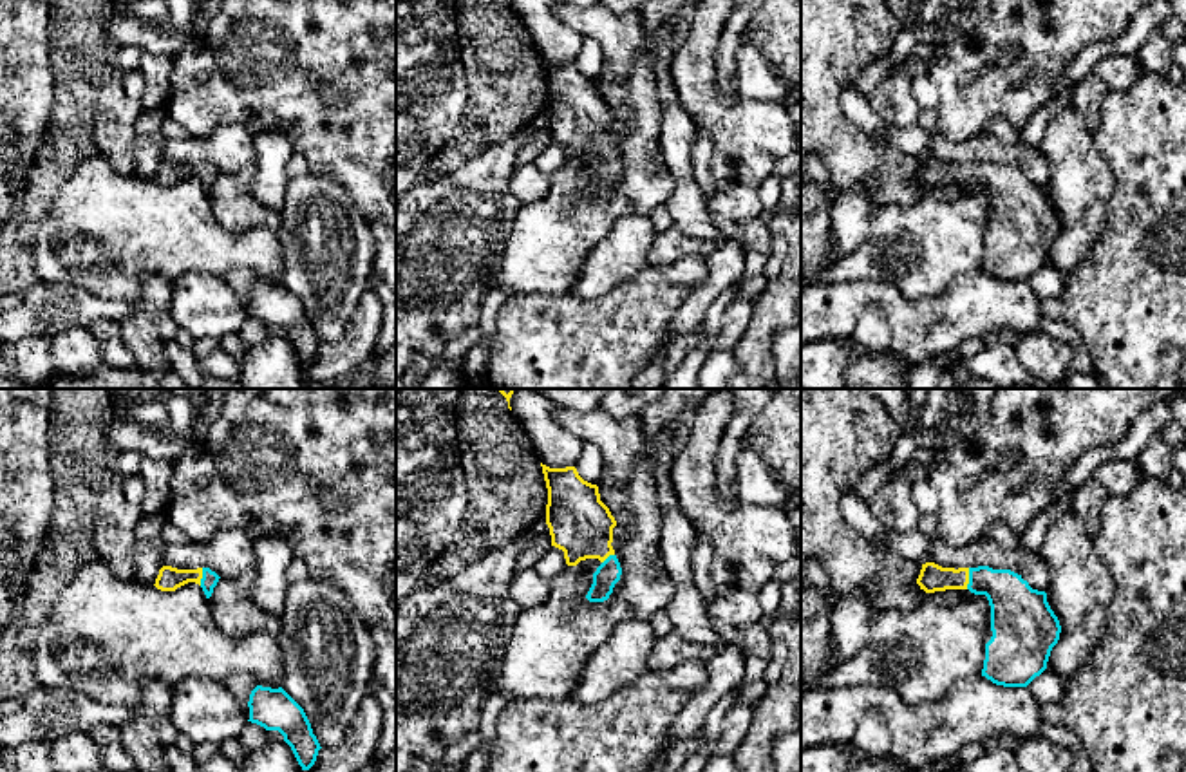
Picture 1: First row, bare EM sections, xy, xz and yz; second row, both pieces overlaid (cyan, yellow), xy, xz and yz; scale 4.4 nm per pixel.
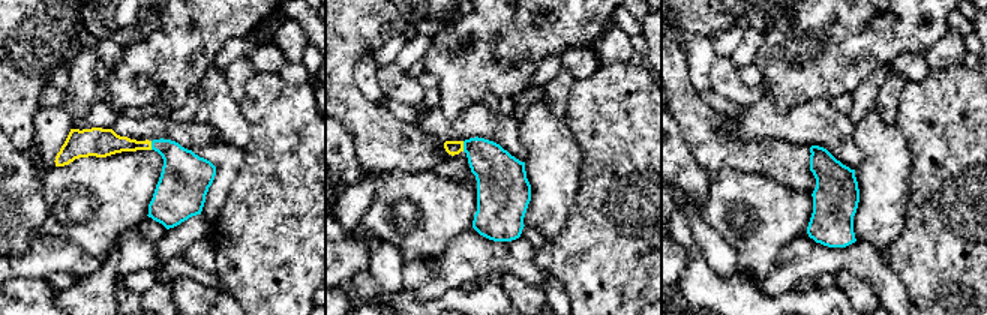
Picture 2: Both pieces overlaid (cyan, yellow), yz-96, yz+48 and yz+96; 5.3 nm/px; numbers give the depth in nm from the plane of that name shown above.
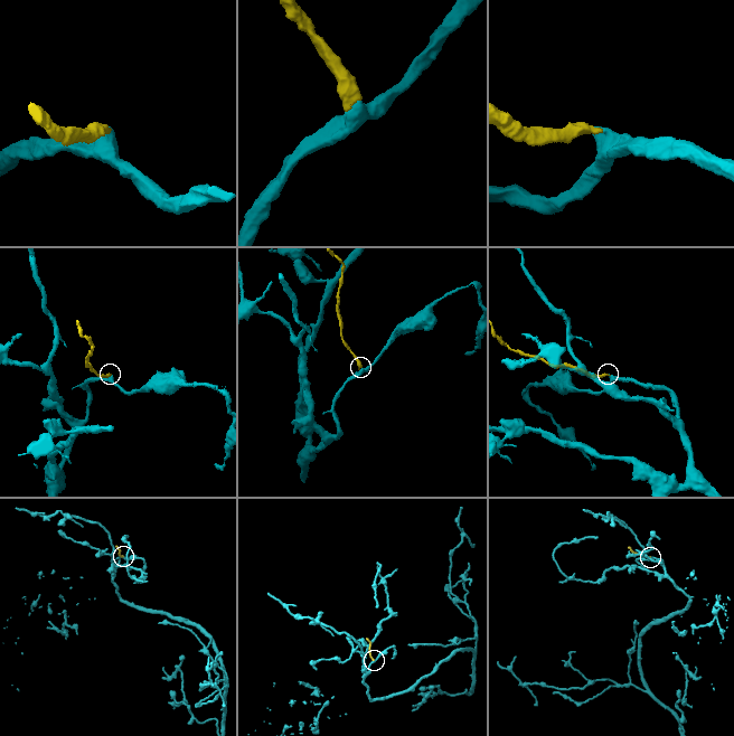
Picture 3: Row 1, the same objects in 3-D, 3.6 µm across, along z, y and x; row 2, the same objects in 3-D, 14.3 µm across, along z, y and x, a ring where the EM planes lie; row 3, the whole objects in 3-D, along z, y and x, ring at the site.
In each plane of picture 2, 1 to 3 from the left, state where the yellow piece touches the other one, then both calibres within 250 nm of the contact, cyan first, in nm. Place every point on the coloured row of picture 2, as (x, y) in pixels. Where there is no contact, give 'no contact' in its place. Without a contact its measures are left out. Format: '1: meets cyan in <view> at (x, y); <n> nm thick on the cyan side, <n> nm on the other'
1: meets cyan in yz-96 at (152, 146); 260 nm thick on the cyan side, 140 nm on the other
2: meets cyan in yz+48 at (464, 146); 260 nm thick on the cyan side, 80 nm on the other
3: no contact

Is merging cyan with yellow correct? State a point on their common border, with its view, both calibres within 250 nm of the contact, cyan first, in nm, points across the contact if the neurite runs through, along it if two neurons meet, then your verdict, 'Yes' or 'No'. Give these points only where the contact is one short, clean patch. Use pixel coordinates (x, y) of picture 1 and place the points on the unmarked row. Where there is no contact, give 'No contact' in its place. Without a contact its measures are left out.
Touches cyan at yz (969, 174). Thickness 240 nm (cyan) against 120 nm. Path across: yz (1016, 205), (988, 176), (969, 174), (933, 172). Yes

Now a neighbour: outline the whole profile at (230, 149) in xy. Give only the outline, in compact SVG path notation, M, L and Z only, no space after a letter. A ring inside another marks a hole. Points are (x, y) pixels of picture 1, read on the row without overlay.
M228 123L206 137L165 139L163 157L177 165L210 163L219 172L239 174L255 165L255 136L239 123Z

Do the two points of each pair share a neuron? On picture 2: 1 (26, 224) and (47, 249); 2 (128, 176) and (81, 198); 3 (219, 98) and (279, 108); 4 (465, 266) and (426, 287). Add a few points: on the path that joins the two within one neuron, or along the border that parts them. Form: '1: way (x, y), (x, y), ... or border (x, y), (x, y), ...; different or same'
1: border (42, 233), (15, 257); different
2: way (116, 188), (108, 195), (93, 195); same
3: border (237, 101), (251, 134); different
4: way (456, 266), (435, 281); same

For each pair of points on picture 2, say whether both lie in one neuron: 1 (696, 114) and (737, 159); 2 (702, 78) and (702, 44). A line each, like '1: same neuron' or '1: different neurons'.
1: same neuron
2: same neuron

